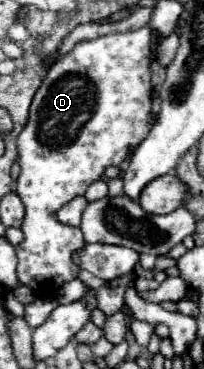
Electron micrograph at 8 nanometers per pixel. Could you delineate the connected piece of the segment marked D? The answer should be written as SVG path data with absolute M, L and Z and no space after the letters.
M142 27L138 31L128 31L128 33L116 33L116 35L104 35L100 39L94 39L94 41L84 41L84 43L78 43L68 55L60 57L48 71L46 79L42 81L40 89L36 91L34 95L34 101L30 105L30 119L26 123L26 127L22 129L22 133L18 135L18 163L20 163L20 177L18 177L18 187L16 187L16 193L20 195L24 207L26 207L26 215L24 215L24 221L22 221L22 233L24 233L24 241L20 245L16 245L16 255L18 255L18 281L26 287L30 287L38 297L44 297L44 299L56 299L60 289L72 281L72 279L78 279L78 273L80 273L80 265L74 263L74 253L78 249L82 249L86 245L84 237L82 237L82 231L78 227L70 227L70 225L64 225L56 219L56 213L62 205L70 203L74 197L78 195L84 195L88 185L98 181L104 173L104 167L108 165L120 165L122 159L126 157L128 153L128 147L130 145L138 145L150 131L152 127L152 115L150 115L150 105L152 105L152 85L150 85L150 71L148 71L148 65L150 65L150 37L152 37L152 31L150 27Z

